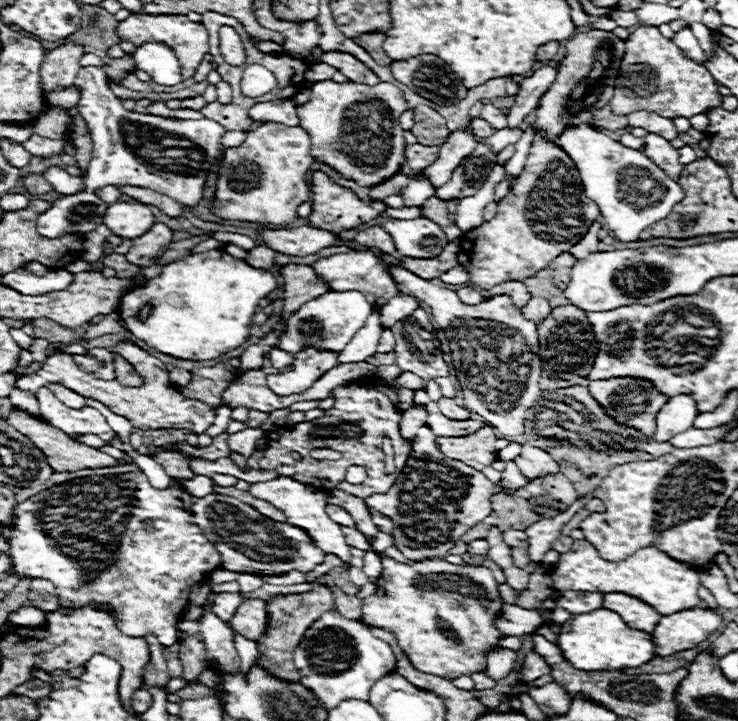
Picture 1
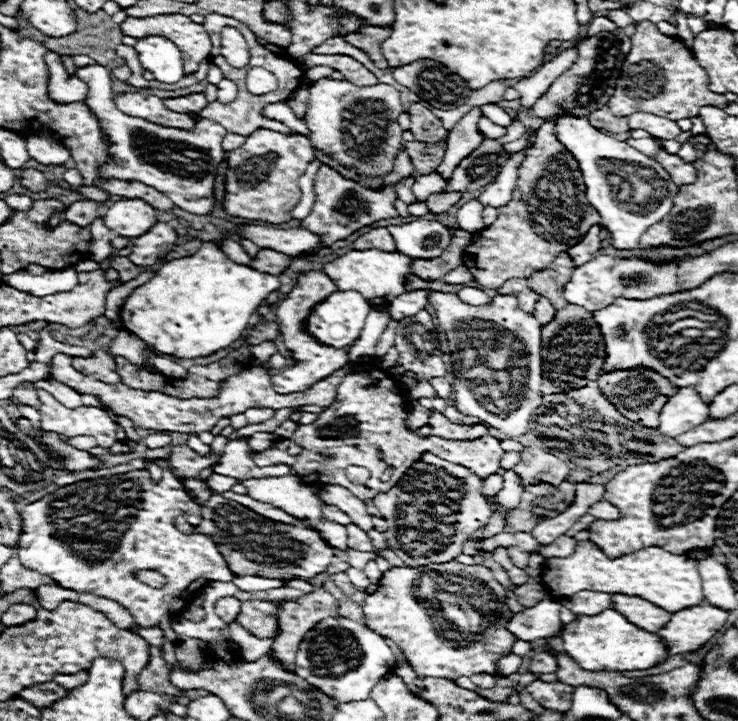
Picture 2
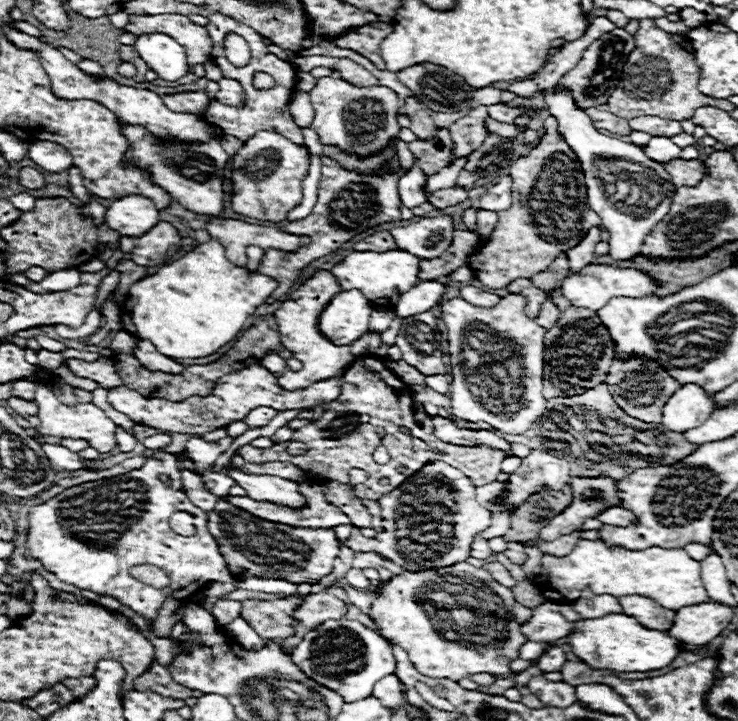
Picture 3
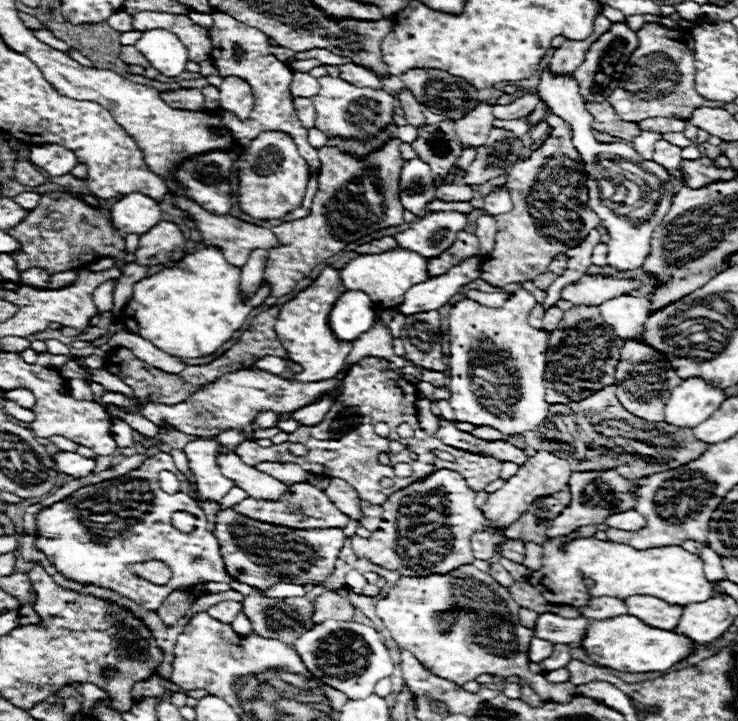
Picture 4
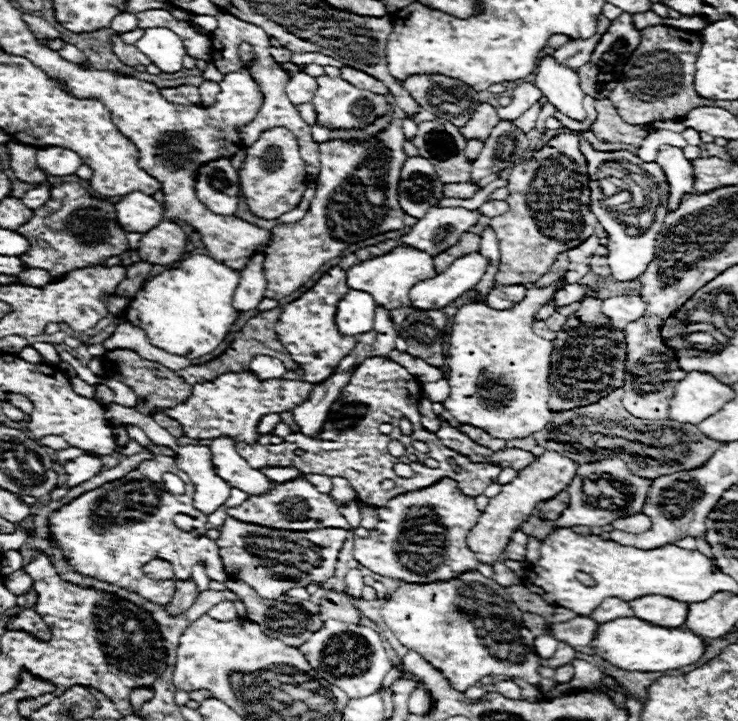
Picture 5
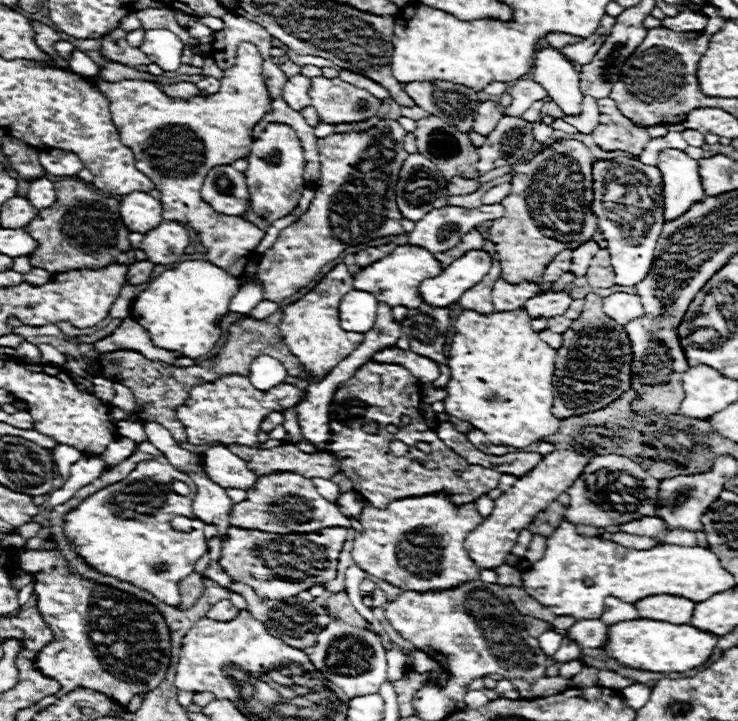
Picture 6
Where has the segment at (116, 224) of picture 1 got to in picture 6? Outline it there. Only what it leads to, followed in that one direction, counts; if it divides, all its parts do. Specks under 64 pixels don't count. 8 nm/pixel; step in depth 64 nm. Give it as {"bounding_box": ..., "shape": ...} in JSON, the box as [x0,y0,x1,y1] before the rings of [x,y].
{"bounding_box":[120,192,164,234],"shape":[[[132,192],[120,202],[120,218],[124,218],[124,226],[128,226],[130,232],[146,234],[164,220],[162,204],[148,192]]]}

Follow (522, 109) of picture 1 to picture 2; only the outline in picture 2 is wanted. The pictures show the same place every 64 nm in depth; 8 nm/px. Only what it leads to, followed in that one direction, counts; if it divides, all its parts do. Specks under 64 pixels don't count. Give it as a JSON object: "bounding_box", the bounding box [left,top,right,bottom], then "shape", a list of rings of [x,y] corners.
{"bounding_box":[514,46,578,108],"shape":[[[576,46],[562,50],[550,62],[540,66],[540,70],[536,70],[530,78],[524,78],[518,84],[514,84],[514,88],[520,94],[522,108],[532,108],[534,102],[548,92],[548,88],[554,84],[554,80],[558,76],[562,76],[572,66],[572,62],[576,62],[576,52],[578,52]]]}

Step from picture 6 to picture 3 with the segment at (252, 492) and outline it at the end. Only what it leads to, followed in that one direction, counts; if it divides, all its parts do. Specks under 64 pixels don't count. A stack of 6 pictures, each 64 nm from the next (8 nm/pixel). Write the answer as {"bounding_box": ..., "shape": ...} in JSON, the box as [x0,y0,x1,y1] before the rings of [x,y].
{"bounding_box":[228,482,350,528],"shape":[[[302,482],[298,488],[306,500],[304,508],[300,508],[300,510],[272,504],[272,502],[258,502],[248,496],[228,496],[228,502],[232,502],[234,506],[238,506],[240,510],[244,510],[252,516],[258,516],[258,518],[264,518],[264,520],[276,522],[276,524],[286,524],[286,526],[334,528],[340,524],[350,524],[350,518],[344,512],[340,512],[336,506],[326,502],[326,498],[322,494],[322,486],[318,486],[314,482]]]}

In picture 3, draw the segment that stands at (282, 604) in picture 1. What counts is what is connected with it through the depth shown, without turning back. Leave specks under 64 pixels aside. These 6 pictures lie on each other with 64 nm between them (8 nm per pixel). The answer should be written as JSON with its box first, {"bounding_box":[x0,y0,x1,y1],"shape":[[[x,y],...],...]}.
{"bounding_box":[284,592,348,652],"shape":[[[318,592],[318,594],[306,596],[304,604],[296,612],[296,620],[298,620],[296,636],[284,640],[284,650],[292,652],[296,648],[296,642],[300,642],[300,638],[308,630],[314,630],[320,622],[324,622],[328,618],[340,620],[340,618],[344,618],[346,612],[348,612],[348,606],[340,598],[336,598],[328,592]]]}

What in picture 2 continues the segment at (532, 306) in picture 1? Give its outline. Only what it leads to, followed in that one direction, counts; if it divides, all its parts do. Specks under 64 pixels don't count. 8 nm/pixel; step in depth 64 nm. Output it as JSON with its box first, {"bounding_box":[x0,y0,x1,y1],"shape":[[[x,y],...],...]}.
{"bounding_box":[534,298,556,326],"shape":[[[540,298],[536,302],[536,310],[534,310],[534,318],[544,326],[546,322],[552,322],[556,316],[556,308],[550,304],[548,298]]]}

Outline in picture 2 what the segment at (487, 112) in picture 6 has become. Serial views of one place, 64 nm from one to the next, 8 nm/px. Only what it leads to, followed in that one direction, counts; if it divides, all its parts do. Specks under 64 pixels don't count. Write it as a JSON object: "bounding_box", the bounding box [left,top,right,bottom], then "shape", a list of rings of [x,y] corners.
{"bounding_box":[436,106,484,178],"shape":[[[476,106],[448,132],[448,146],[446,146],[444,162],[440,170],[436,170],[438,174],[450,178],[452,170],[460,164],[460,160],[466,158],[472,150],[476,150],[476,146],[480,146],[484,136],[478,132],[478,120],[482,116],[484,116],[482,108]]]}

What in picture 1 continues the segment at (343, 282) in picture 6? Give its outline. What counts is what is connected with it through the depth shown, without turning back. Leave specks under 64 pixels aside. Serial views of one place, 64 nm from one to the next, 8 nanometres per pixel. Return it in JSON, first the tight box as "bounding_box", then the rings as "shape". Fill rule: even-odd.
{"bounding_box":[268,264,338,396],"shape":[[[290,264],[284,268],[278,268],[284,276],[284,306],[282,306],[282,324],[298,312],[306,302],[330,292],[328,282],[324,282],[310,266],[298,266]],[[304,348],[294,356],[294,364],[282,376],[268,376],[268,388],[278,396],[290,396],[308,390],[328,370],[338,366],[338,352]]]}

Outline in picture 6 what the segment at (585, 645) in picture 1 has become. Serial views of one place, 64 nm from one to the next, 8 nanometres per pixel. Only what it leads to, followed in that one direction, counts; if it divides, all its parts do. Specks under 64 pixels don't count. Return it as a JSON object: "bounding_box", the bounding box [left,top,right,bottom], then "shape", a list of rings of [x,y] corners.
{"bounding_box":[604,620,718,672],"shape":[[[626,620],[610,626],[608,646],[604,646],[606,654],[616,658],[618,662],[648,670],[648,672],[686,672],[702,666],[714,654],[718,644],[718,636],[712,632],[698,630],[690,624],[670,624],[658,620]]]}

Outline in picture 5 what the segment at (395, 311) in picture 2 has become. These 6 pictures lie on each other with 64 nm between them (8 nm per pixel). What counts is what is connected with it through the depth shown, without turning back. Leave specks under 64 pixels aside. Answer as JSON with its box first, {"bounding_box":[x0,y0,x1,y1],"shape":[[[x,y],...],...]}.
{"bounding_box":[412,254,488,310],"shape":[[[466,254],[450,264],[450,268],[436,278],[428,278],[424,282],[418,282],[412,288],[412,302],[414,308],[420,310],[436,310],[452,304],[458,296],[462,296],[466,290],[474,288],[482,276],[488,270],[488,260],[478,254]]]}

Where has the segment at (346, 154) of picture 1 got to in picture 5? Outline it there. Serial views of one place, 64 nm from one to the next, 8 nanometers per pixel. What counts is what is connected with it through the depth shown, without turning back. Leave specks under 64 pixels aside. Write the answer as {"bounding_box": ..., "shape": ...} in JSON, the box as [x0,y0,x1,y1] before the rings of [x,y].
{"bounding_box":[312,76,388,128],"shape":[[[318,76],[316,78],[316,84],[318,84],[318,90],[312,98],[312,104],[318,112],[318,118],[316,122],[320,126],[326,126],[326,128],[362,128],[370,122],[374,122],[378,116],[382,116],[388,108],[388,100],[386,96],[380,96],[380,94],[372,94],[368,90],[362,90],[362,88],[356,88],[348,82],[344,82],[342,78],[330,78],[330,76]]]}

